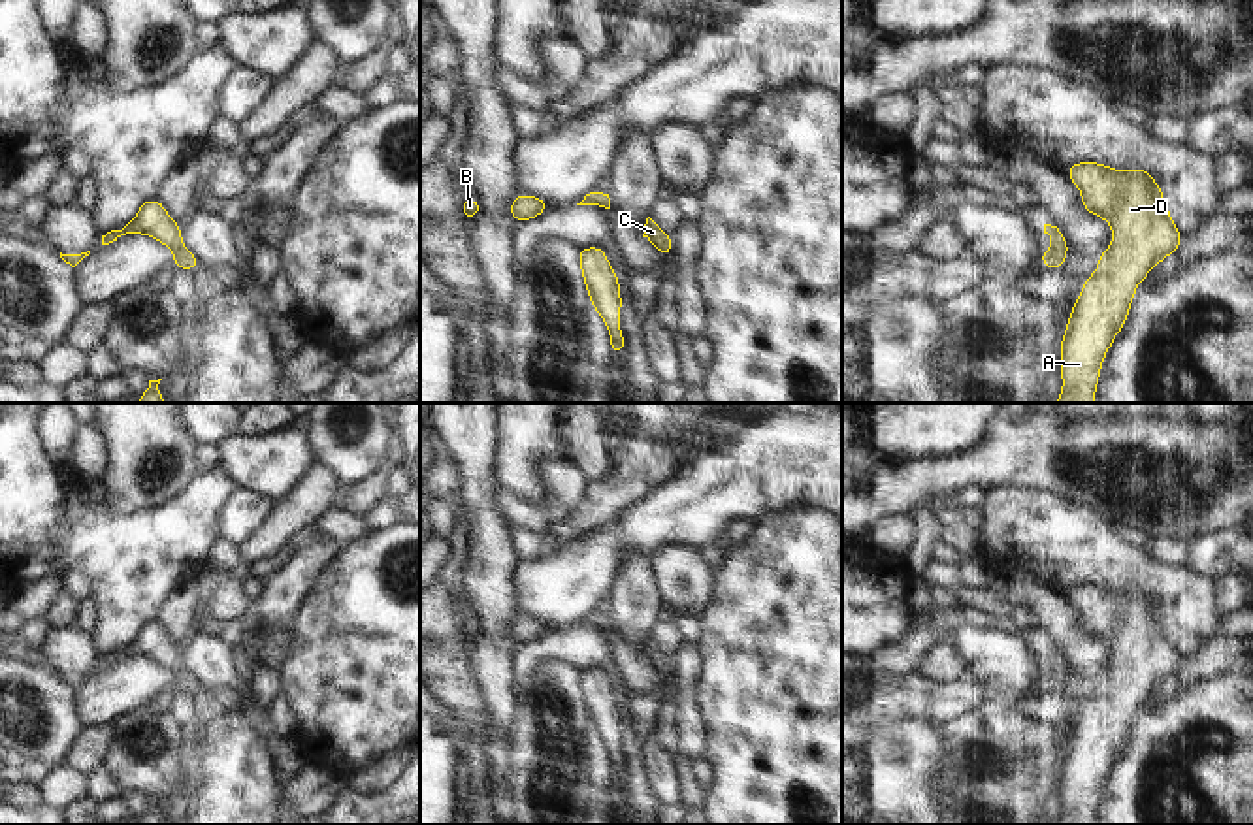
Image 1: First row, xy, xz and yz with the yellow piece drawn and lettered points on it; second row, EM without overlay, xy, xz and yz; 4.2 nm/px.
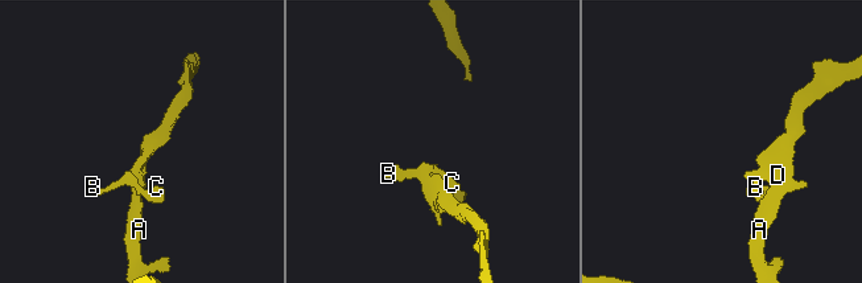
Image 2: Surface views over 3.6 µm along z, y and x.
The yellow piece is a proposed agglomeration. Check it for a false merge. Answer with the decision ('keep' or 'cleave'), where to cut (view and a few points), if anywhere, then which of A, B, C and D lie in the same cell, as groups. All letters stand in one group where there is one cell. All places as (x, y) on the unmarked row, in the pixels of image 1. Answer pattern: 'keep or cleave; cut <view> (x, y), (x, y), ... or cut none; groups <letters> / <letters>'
keep; cut none; groups A B C D

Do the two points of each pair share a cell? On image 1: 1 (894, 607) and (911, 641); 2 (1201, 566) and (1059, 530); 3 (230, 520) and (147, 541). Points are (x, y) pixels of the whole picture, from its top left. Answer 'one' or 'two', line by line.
1: two
2: two
3: two

